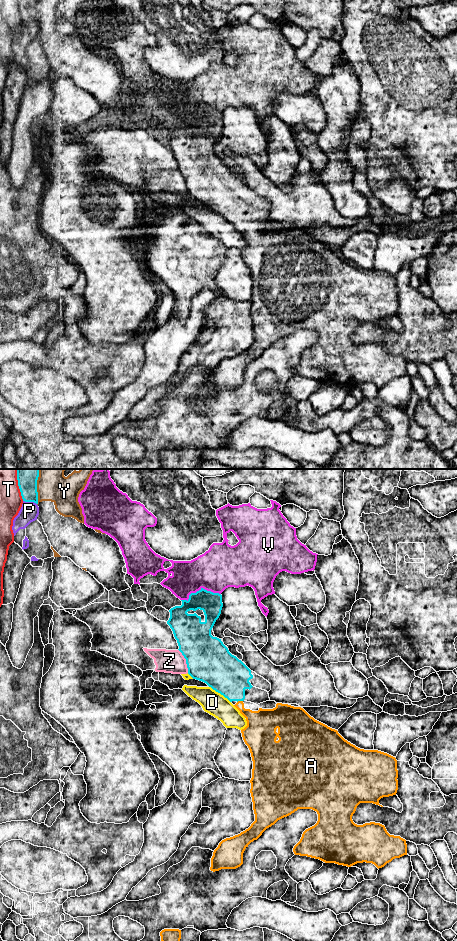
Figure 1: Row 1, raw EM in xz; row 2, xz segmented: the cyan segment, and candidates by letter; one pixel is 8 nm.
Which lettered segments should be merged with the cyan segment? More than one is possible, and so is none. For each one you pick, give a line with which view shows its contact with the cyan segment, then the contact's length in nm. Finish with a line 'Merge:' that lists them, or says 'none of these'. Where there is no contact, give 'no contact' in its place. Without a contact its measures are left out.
A: xz | 50 nm
Merge: A

